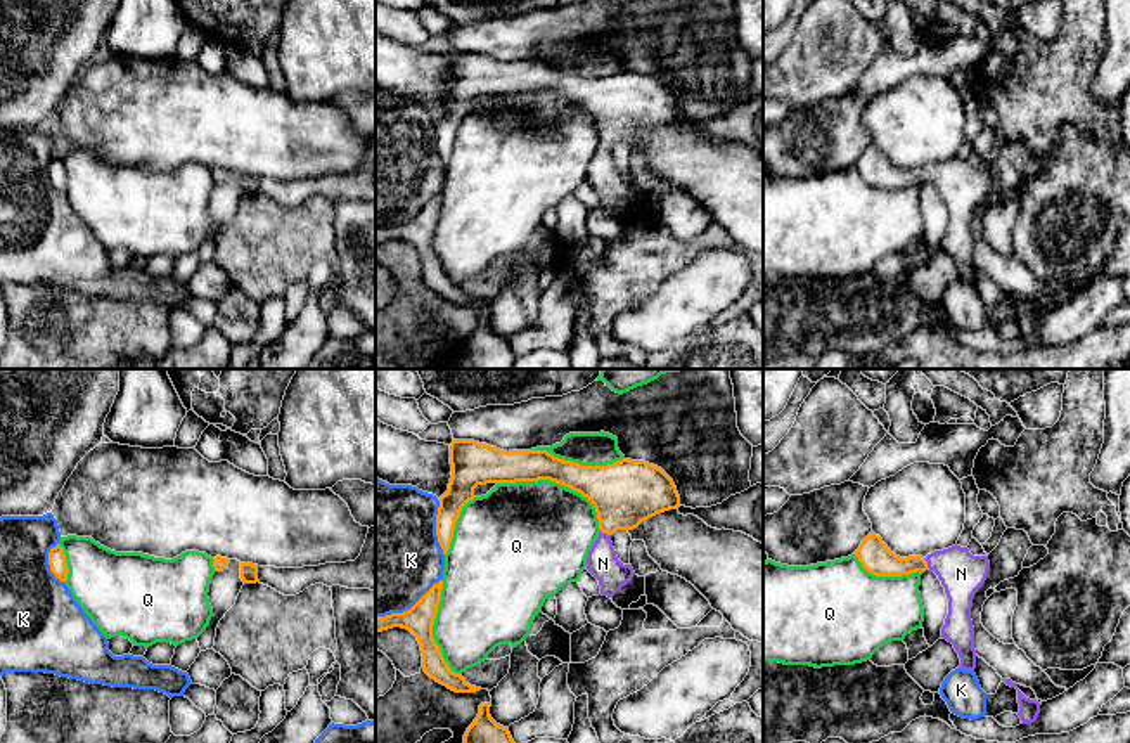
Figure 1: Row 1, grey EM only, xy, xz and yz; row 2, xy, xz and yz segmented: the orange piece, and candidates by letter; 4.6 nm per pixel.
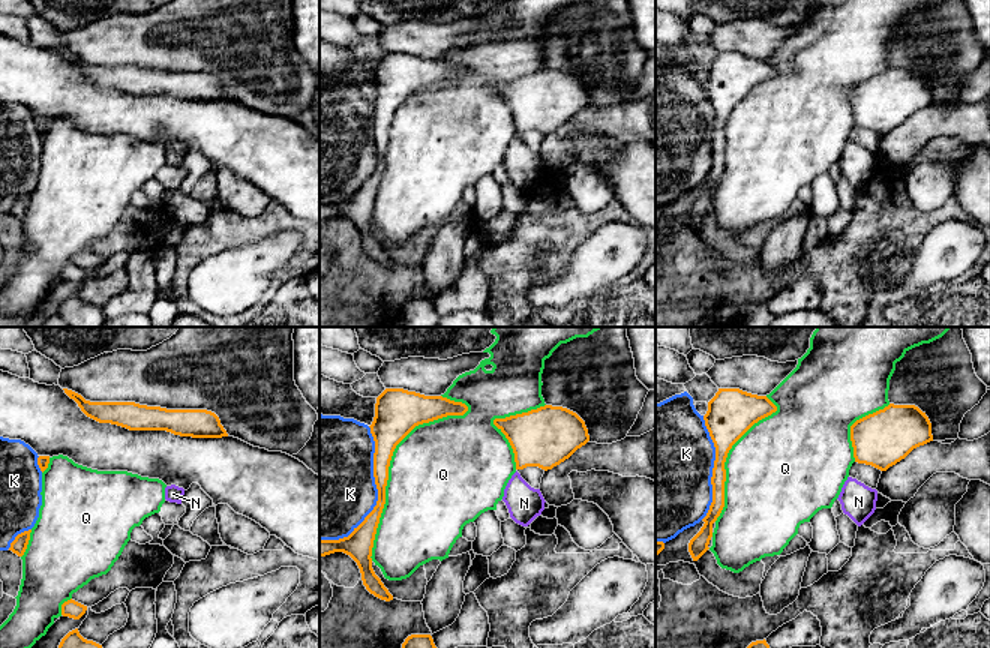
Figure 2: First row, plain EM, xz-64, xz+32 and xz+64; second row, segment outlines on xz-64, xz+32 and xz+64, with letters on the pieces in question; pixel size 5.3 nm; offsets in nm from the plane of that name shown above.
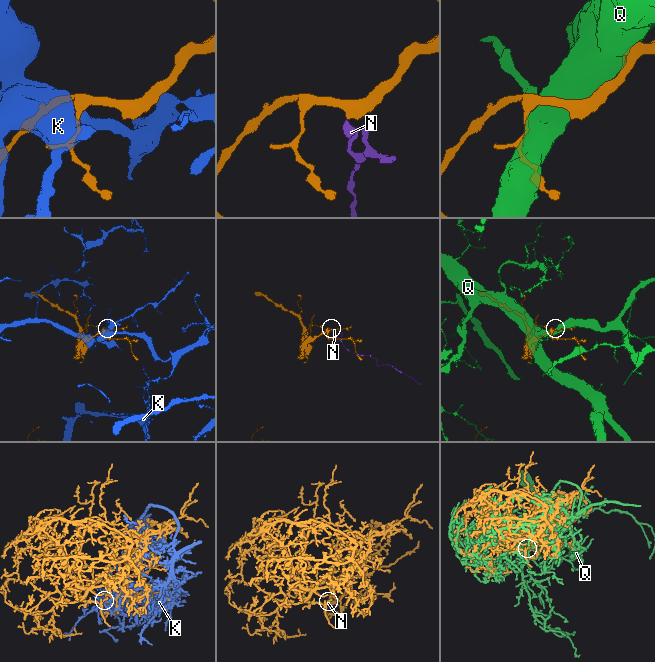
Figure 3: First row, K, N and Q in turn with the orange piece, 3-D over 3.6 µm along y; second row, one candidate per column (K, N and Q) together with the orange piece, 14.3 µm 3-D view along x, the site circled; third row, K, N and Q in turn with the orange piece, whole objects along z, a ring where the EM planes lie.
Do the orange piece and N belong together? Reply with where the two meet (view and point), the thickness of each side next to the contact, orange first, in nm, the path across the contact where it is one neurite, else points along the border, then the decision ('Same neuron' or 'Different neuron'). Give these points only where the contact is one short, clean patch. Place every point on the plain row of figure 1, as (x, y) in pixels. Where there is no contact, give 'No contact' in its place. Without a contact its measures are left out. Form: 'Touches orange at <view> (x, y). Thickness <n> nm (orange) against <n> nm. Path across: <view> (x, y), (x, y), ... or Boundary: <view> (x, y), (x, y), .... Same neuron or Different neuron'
Touches orange at xz (606, 144). Thickness 300 nm (orange) against 150 nm. Path across: xz (627, 104), (606, 144), (603, 175). Same neuron

